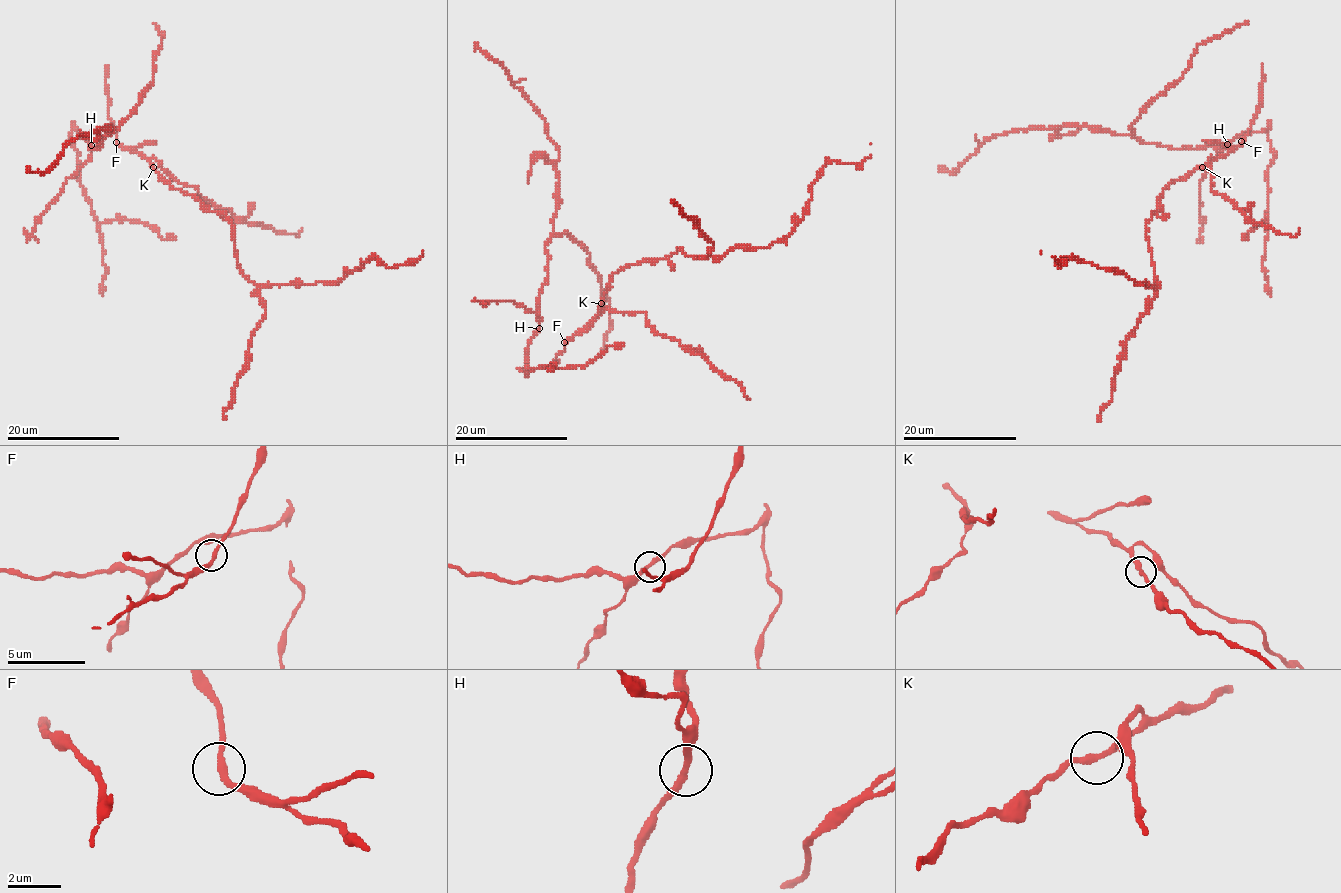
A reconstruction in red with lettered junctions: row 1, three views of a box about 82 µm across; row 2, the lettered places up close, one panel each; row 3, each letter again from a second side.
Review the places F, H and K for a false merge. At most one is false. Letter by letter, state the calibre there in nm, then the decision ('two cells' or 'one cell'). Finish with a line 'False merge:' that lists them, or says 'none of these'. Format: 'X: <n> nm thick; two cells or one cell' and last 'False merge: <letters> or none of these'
F: 240 nm thick; one cell
H: 240 nm thick; one cell
K: 240 nm thick; one cell
False merge: none of these

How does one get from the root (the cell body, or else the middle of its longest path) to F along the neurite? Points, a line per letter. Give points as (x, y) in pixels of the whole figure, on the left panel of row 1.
F: (154, 169), (144, 156), (123, 149), (116, 142)

